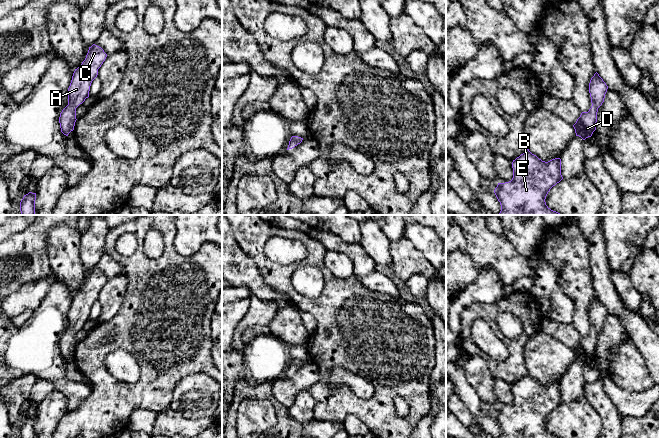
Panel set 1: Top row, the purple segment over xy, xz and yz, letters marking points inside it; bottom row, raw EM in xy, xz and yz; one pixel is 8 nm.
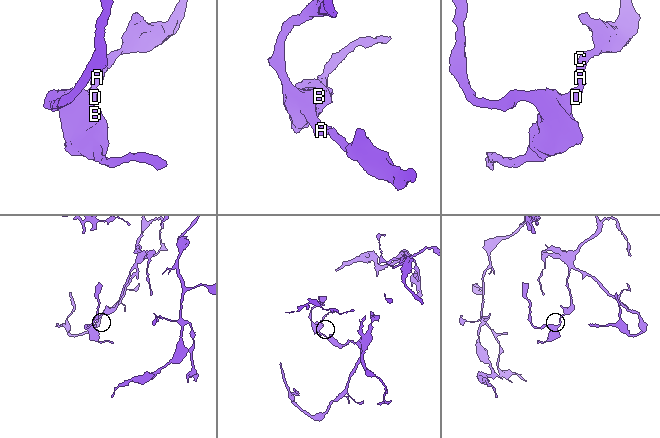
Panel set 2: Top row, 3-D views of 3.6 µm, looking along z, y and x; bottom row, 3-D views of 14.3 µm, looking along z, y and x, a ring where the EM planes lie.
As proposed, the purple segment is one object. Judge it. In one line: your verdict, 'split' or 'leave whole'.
leave whole

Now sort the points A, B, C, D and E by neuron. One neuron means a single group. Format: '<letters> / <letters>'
A B C D E

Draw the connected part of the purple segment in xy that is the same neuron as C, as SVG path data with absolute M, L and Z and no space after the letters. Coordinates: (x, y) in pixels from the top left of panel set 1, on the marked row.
M93 44L81 66L75 69L68 88L68 105L62 110L59 117L61 132L68 136L74 130L76 122L76 108L89 97L92 81L98 75L98 69L105 61L107 54Z

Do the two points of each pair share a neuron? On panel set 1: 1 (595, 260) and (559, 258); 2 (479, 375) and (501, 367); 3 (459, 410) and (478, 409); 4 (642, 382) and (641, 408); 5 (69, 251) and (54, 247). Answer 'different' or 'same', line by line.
1: different
2: different
3: different
4: different
5: same

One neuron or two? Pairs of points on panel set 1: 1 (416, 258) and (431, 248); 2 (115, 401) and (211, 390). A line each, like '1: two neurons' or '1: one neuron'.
1: two neurons
2: two neurons

